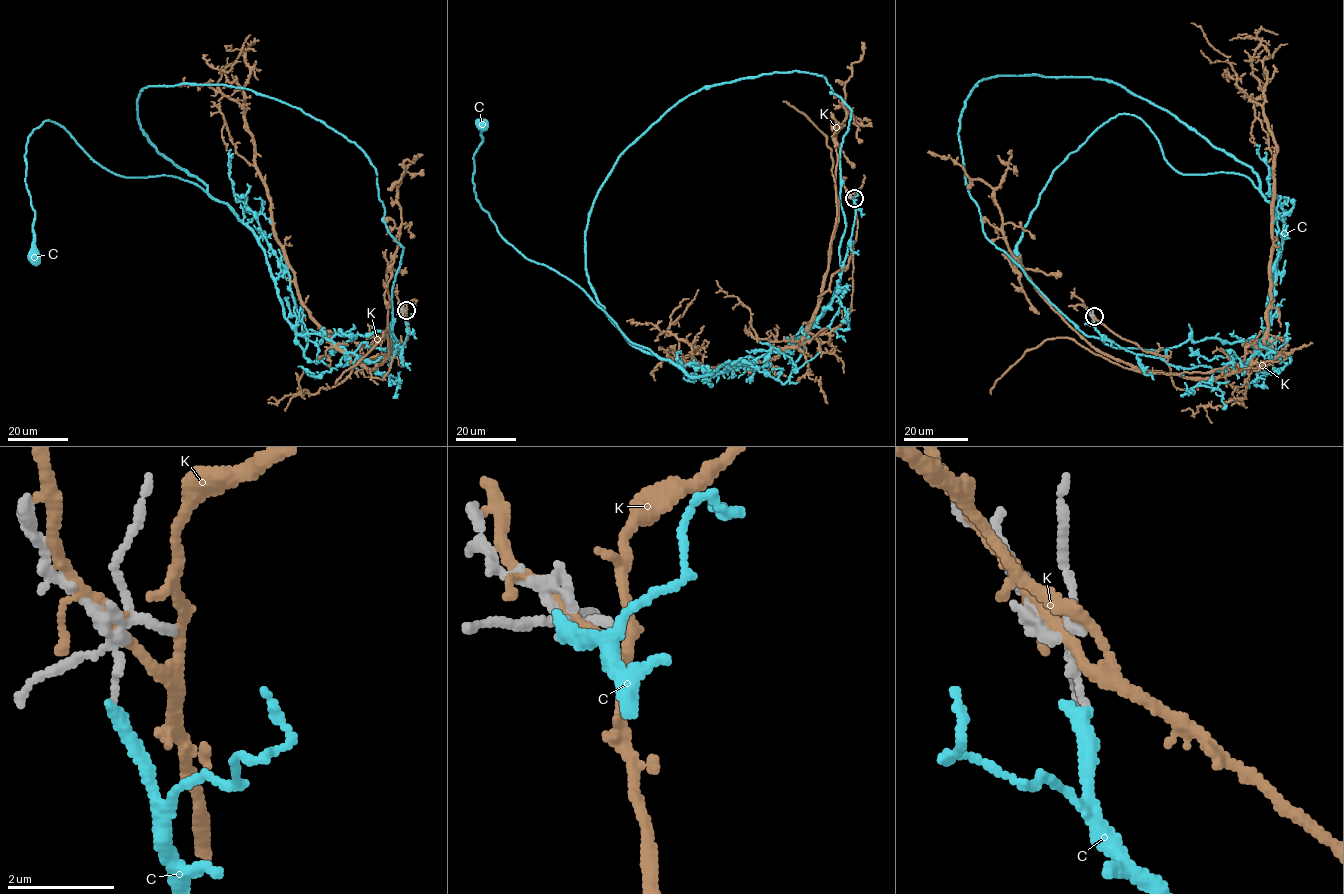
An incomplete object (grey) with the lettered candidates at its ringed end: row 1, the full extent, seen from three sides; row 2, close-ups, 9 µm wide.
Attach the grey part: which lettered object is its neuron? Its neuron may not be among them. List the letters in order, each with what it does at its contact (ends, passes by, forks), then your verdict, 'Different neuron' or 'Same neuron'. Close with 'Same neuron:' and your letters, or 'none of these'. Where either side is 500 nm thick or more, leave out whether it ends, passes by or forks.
C: It ends there. Different neuron
K: It forks there. Different neuron
Same neuron: none of these

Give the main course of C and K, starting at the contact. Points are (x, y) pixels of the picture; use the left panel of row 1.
C: (403, 315), (390, 359), (299, 334), (226, 204), (181, 178), (110, 172), (46, 120), (24, 155), (35, 257)
K: (406, 310), (408, 338), (381, 379), (338, 348), (301, 299), (244, 109), (218, 82), (250, 35)

